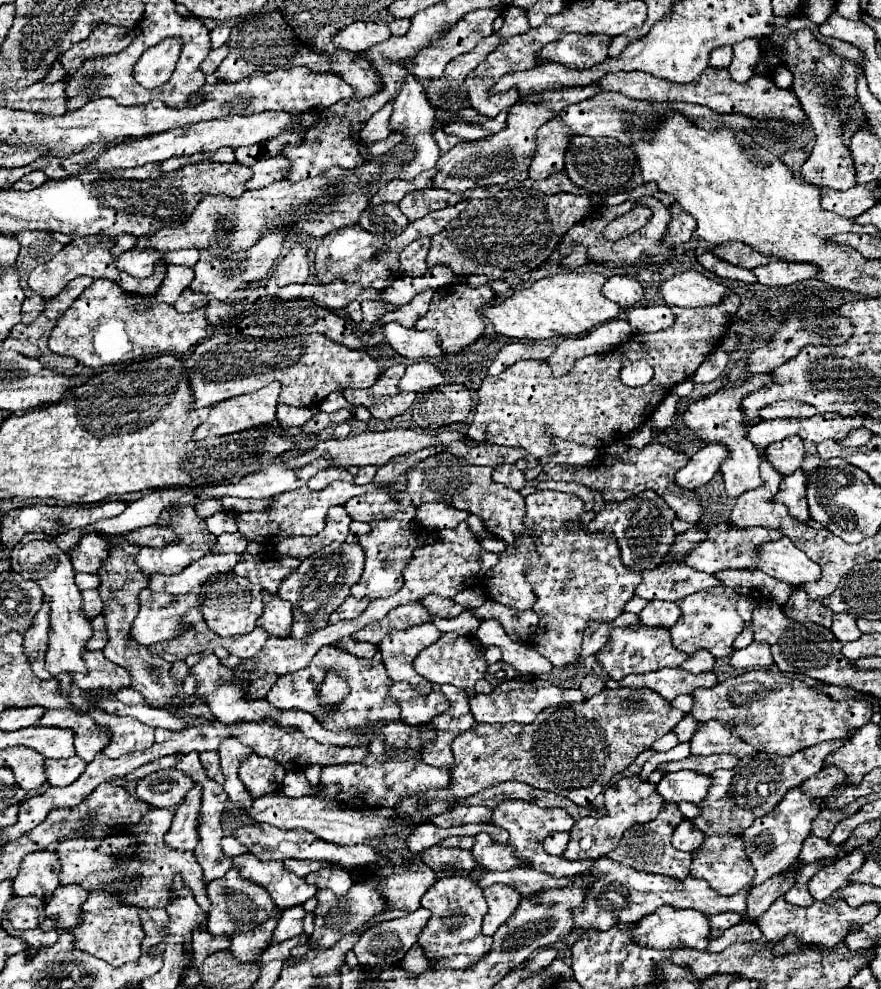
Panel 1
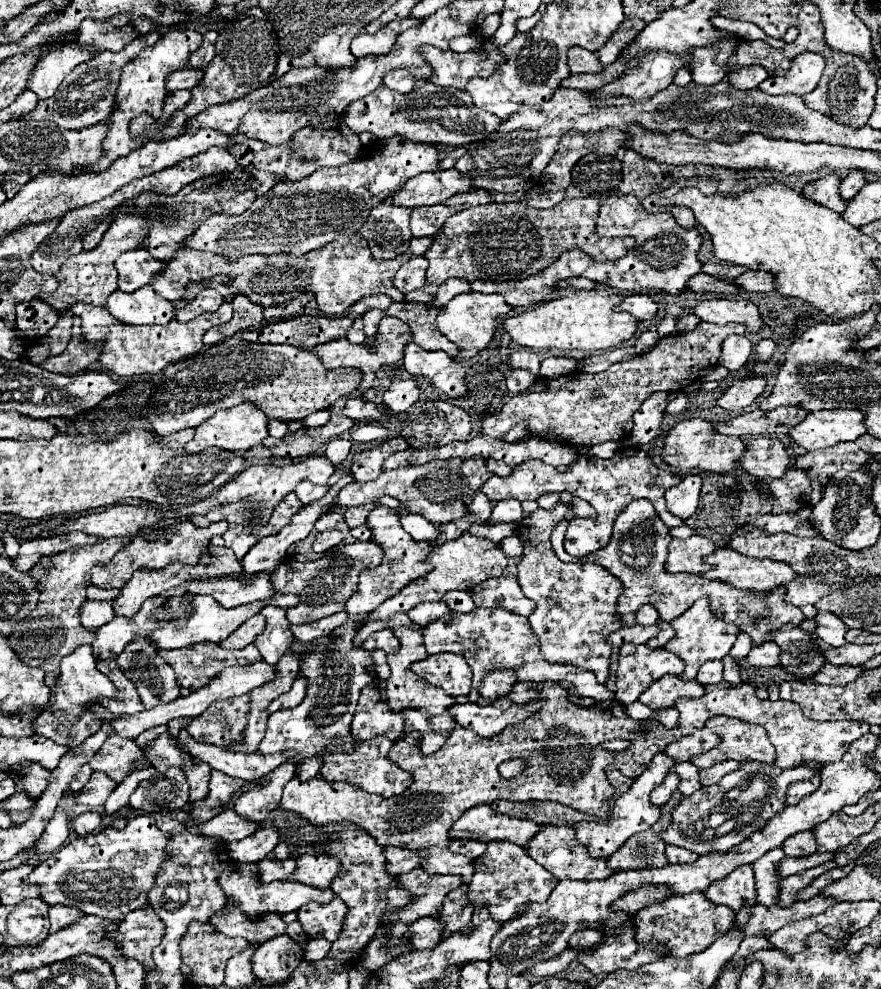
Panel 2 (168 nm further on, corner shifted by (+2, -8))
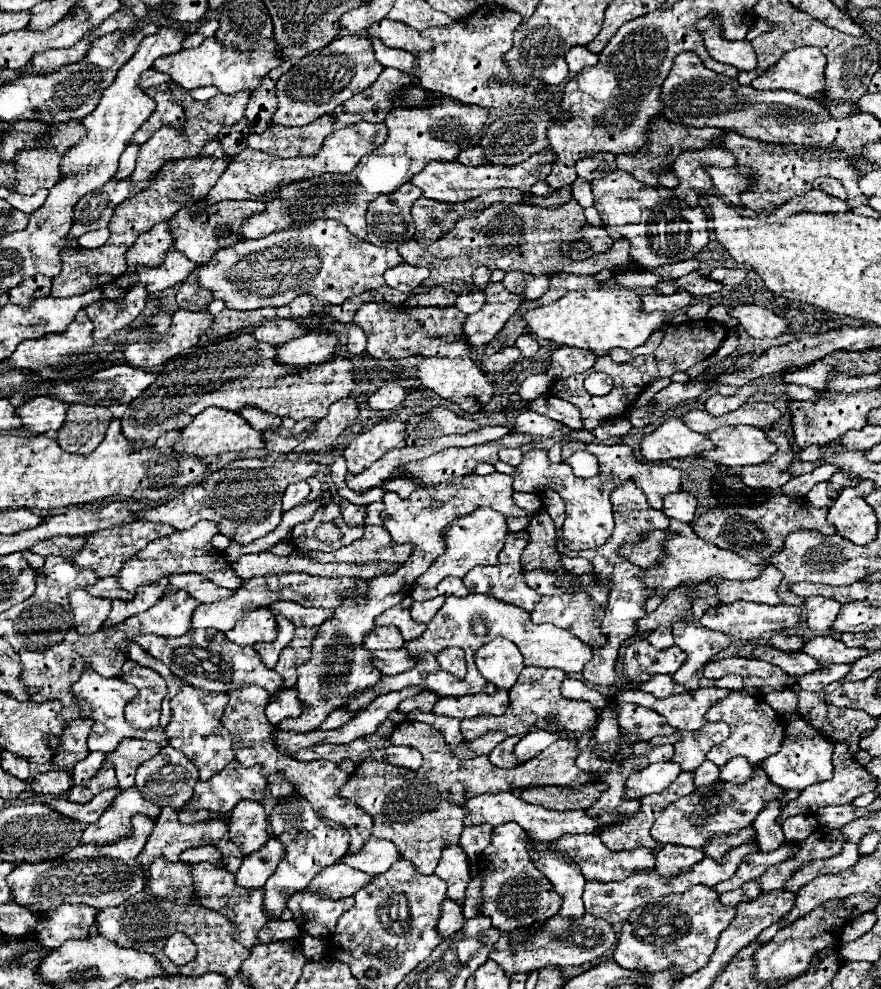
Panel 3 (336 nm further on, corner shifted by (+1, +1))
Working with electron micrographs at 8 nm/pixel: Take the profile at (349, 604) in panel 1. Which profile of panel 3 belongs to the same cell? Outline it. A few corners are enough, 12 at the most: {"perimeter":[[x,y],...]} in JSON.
{"perimeter":[[291,602],[271,604],[295,626],[319,628],[335,610],[303,608]]}

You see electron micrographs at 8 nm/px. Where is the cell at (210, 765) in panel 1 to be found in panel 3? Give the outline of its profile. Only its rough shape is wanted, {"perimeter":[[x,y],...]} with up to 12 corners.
{"perimeter":[[236,760],[195,784],[183,810],[227,816],[243,798],[261,802],[267,778],[259,764]]}

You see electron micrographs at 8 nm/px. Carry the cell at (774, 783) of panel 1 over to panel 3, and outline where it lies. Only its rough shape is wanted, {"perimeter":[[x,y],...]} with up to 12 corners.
{"perimeter":[[761,766],[745,784],[717,780],[655,820],[661,844],[705,848],[751,826],[785,790]]}

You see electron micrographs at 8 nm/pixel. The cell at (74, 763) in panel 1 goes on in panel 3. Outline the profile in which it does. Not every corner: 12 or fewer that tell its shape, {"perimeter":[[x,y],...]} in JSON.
{"perimeter":[[91,752],[75,764],[73,782],[87,784],[105,760],[103,752]]}

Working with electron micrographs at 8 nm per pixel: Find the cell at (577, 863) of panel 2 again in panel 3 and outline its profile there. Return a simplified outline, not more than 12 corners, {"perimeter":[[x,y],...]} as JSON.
{"perimeter":[[597,834],[551,842],[585,880],[625,880],[655,866],[649,848],[613,852]]}

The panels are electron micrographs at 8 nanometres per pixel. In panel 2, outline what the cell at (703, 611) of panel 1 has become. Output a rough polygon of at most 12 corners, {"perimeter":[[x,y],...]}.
{"perimeter":[[706,597],[670,625],[666,649],[696,679],[702,663],[728,655],[738,627],[716,621]]}

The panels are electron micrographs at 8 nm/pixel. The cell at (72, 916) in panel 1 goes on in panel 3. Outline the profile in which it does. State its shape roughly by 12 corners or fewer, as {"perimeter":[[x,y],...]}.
{"perimeter":[[61,904],[39,916],[35,934],[47,948],[87,936],[87,904]]}

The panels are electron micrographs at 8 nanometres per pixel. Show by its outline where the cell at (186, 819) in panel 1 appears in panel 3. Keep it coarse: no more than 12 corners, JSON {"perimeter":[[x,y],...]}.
{"perimeter":[[189,684],[171,700],[169,744],[203,782],[233,760],[227,694]]}

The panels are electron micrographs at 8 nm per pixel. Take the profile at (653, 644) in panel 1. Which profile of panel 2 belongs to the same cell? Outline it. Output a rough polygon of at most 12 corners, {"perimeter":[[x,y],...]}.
{"perimeter":[[622,645],[616,701],[630,705],[684,661],[666,649]]}

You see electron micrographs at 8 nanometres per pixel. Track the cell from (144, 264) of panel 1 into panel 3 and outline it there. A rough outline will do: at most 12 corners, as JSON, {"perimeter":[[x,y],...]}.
{"perimeter":[[335,220],[241,240],[191,276],[237,310],[343,304],[399,266]]}

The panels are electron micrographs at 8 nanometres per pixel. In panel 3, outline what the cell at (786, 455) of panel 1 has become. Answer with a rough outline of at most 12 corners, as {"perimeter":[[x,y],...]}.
{"perimeter":[[723,426],[701,456],[723,466],[763,464],[777,452],[755,426]]}

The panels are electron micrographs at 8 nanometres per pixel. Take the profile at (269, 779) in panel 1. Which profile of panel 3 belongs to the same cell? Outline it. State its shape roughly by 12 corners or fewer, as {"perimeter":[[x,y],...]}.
{"perimeter":[[241,800],[229,820],[229,838],[243,854],[267,840],[263,804]]}

